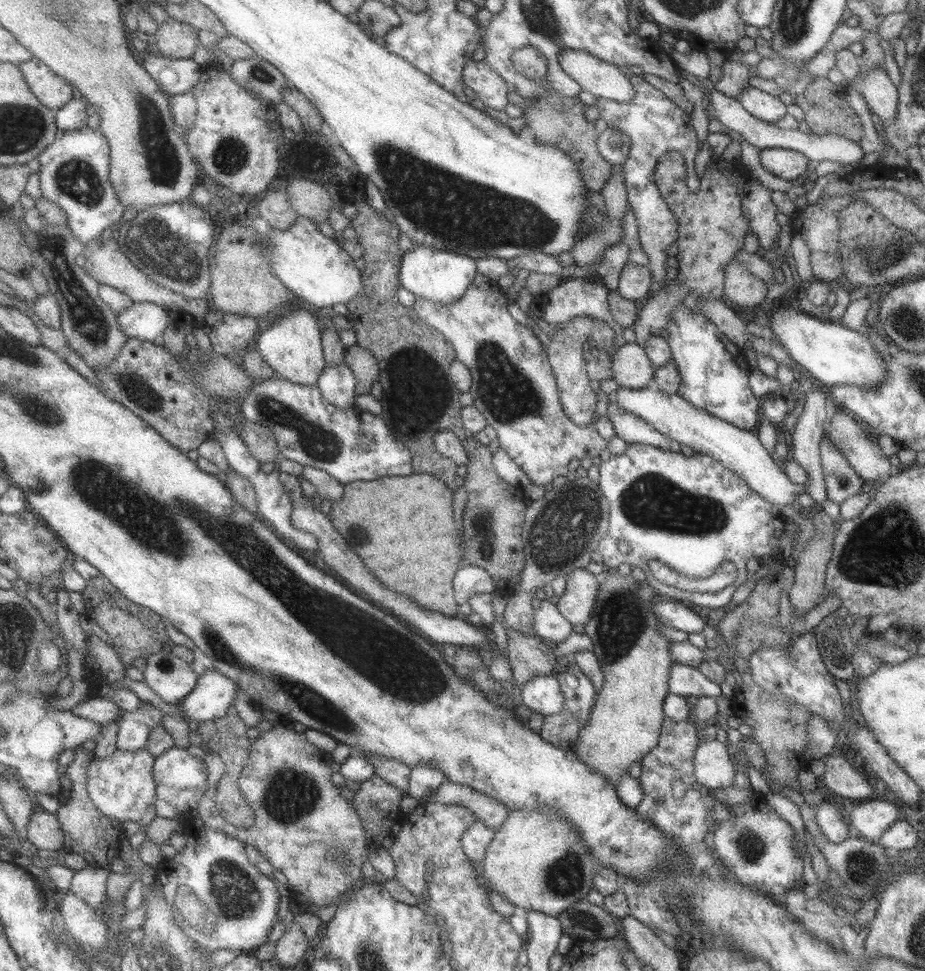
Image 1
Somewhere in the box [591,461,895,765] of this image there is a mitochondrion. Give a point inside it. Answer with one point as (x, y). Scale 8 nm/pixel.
(650, 500)

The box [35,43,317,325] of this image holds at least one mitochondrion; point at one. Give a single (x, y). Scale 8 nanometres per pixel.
(157, 243)

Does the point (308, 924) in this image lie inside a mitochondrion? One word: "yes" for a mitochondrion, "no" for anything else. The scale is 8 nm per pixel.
no

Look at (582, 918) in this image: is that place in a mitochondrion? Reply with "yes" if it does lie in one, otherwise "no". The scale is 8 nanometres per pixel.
yes

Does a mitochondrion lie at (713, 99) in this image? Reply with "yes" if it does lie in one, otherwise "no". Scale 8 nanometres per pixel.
no

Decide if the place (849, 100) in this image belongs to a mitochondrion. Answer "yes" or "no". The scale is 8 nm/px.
no

